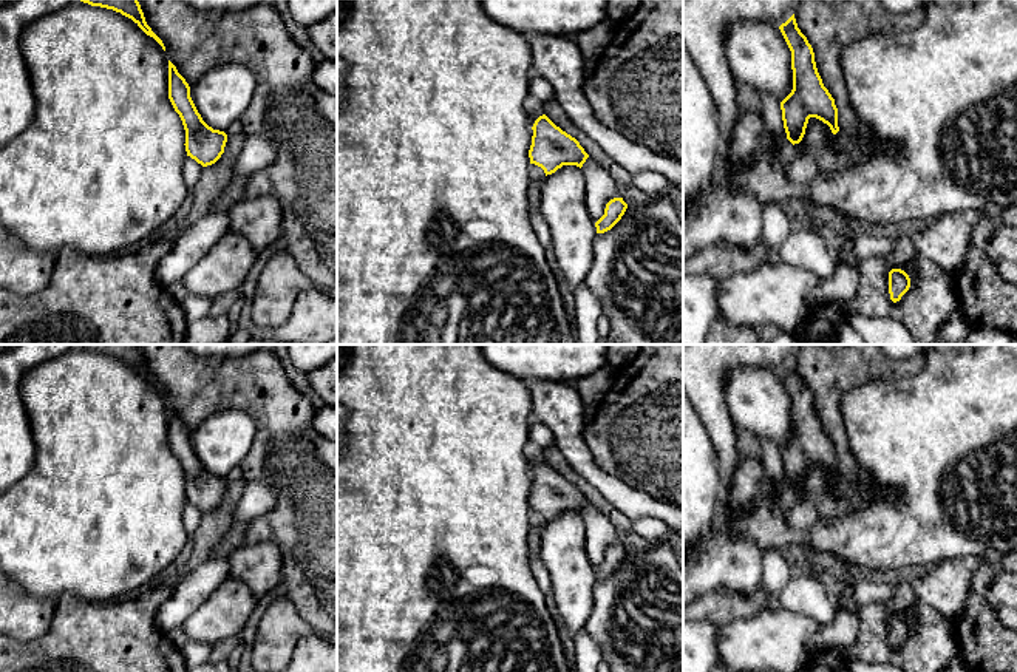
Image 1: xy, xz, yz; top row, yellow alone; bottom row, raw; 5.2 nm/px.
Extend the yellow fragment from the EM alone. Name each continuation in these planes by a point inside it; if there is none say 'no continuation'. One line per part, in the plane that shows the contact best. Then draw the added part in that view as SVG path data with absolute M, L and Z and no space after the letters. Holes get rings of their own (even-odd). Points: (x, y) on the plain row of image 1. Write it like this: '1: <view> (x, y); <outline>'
no continuation

